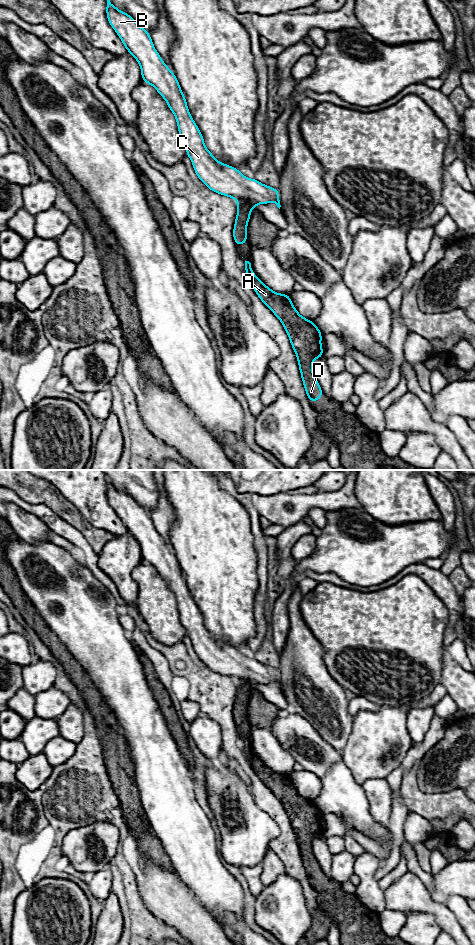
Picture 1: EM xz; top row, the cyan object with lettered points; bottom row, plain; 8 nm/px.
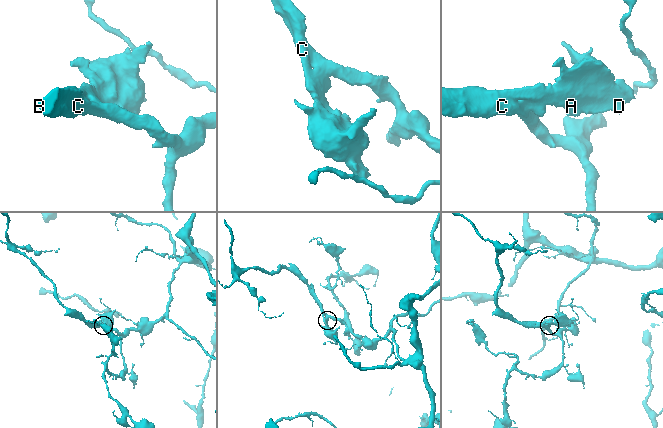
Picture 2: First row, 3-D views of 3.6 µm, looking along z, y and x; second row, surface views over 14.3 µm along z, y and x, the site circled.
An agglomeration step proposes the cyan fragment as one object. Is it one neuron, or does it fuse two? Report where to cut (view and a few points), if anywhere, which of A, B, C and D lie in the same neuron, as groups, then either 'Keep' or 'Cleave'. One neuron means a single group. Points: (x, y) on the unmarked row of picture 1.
Split along xz (237, 681), (245, 681), (253, 687). Groups: A D / B C. Cleave

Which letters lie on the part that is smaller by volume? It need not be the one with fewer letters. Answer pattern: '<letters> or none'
A, D

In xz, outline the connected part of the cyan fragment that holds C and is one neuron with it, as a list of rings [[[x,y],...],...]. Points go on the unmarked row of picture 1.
[[[107,478],[106,494],[127,531],[141,547],[143,561],[152,565],[173,592],[182,625],[191,639],[195,654],[211,671],[246,682],[253,688],[274,682],[280,689],[279,671],[245,657],[238,649],[216,640],[206,628],[204,618],[190,595],[185,576],[171,549],[163,542],[143,507]]]

